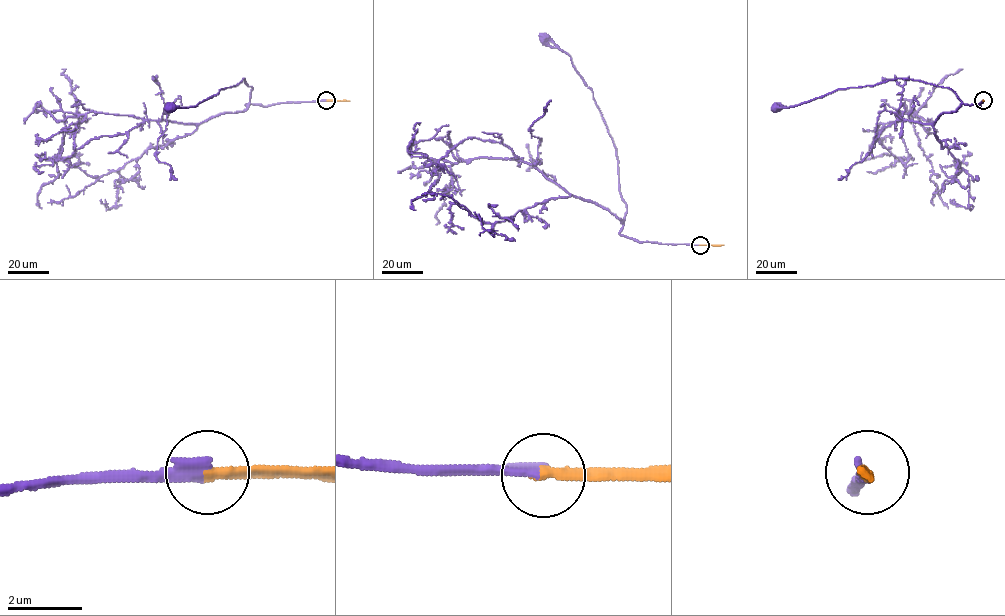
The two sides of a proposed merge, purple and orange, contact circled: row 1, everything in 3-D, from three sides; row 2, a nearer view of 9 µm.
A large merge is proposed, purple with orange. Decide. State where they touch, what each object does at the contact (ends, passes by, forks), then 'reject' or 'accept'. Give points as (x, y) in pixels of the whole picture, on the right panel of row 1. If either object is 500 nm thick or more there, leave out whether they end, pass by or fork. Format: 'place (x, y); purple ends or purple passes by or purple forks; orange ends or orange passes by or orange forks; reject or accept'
place (983, 100); purple ends; orange ends; accept

